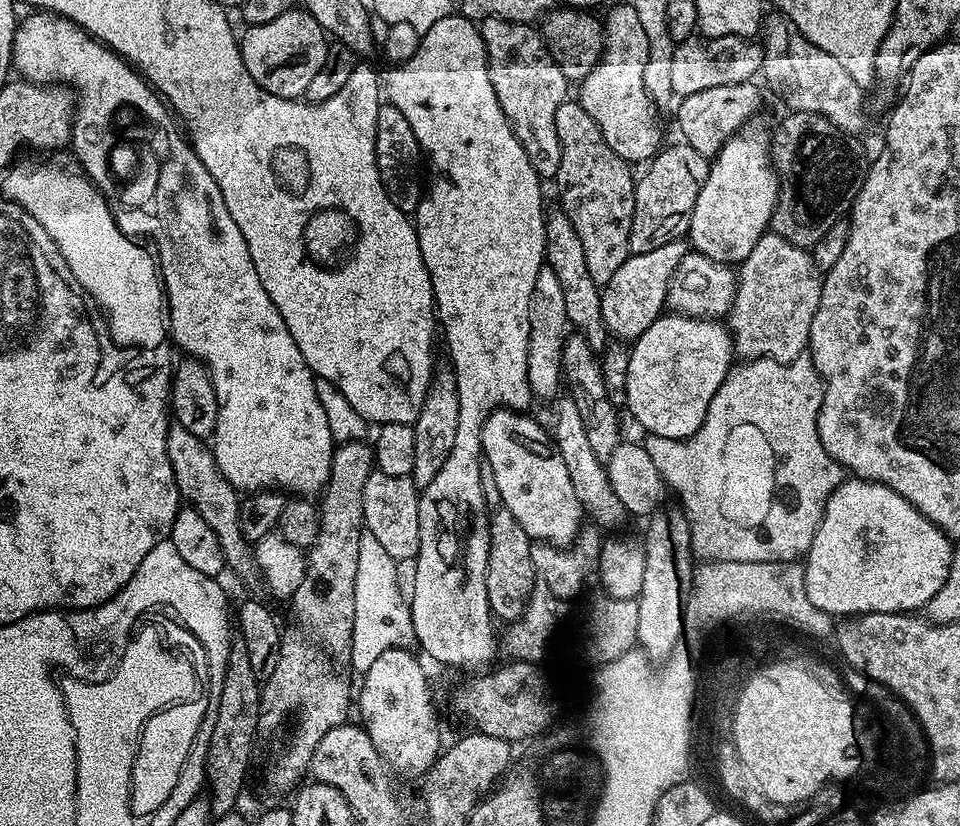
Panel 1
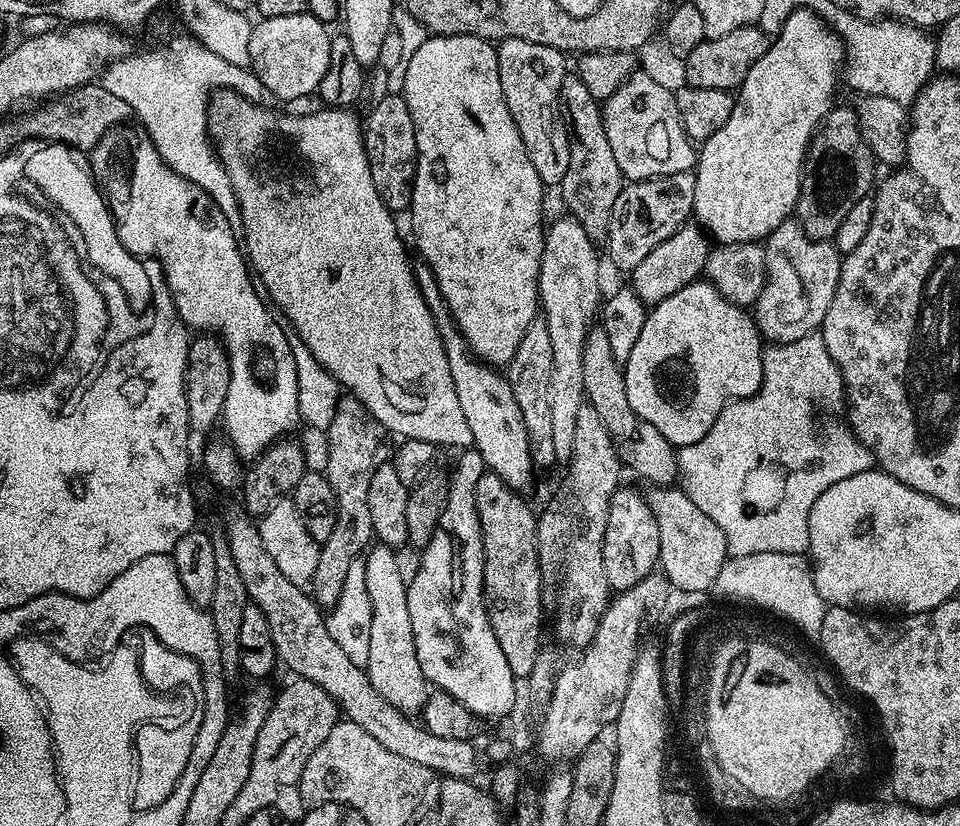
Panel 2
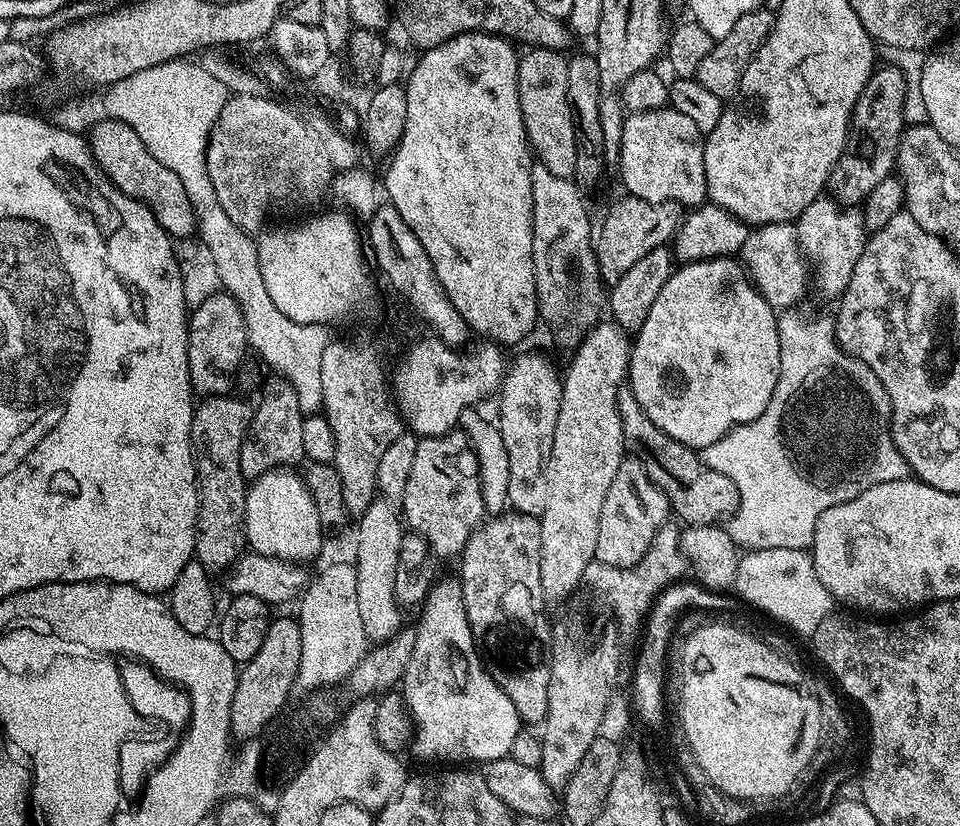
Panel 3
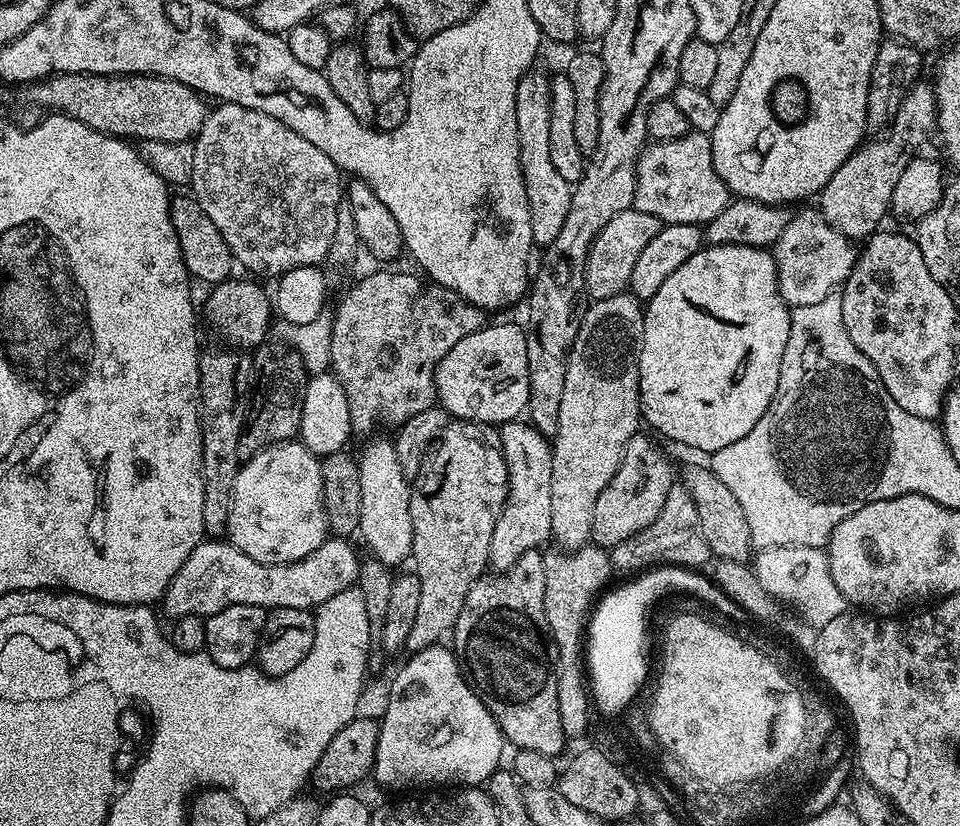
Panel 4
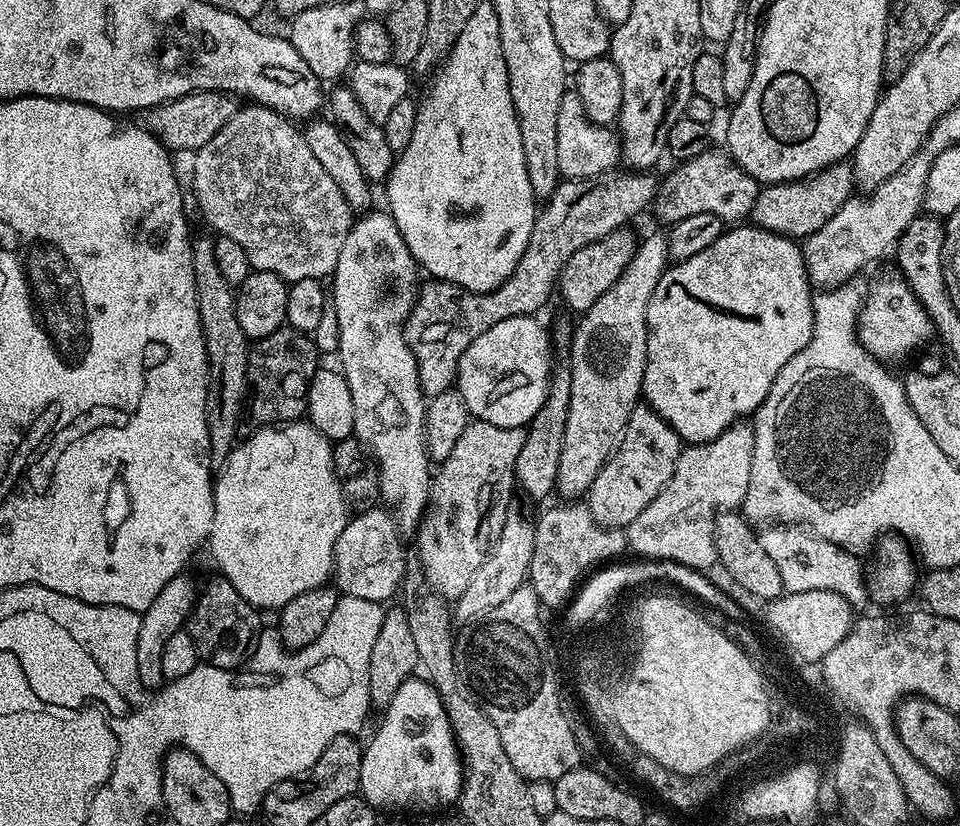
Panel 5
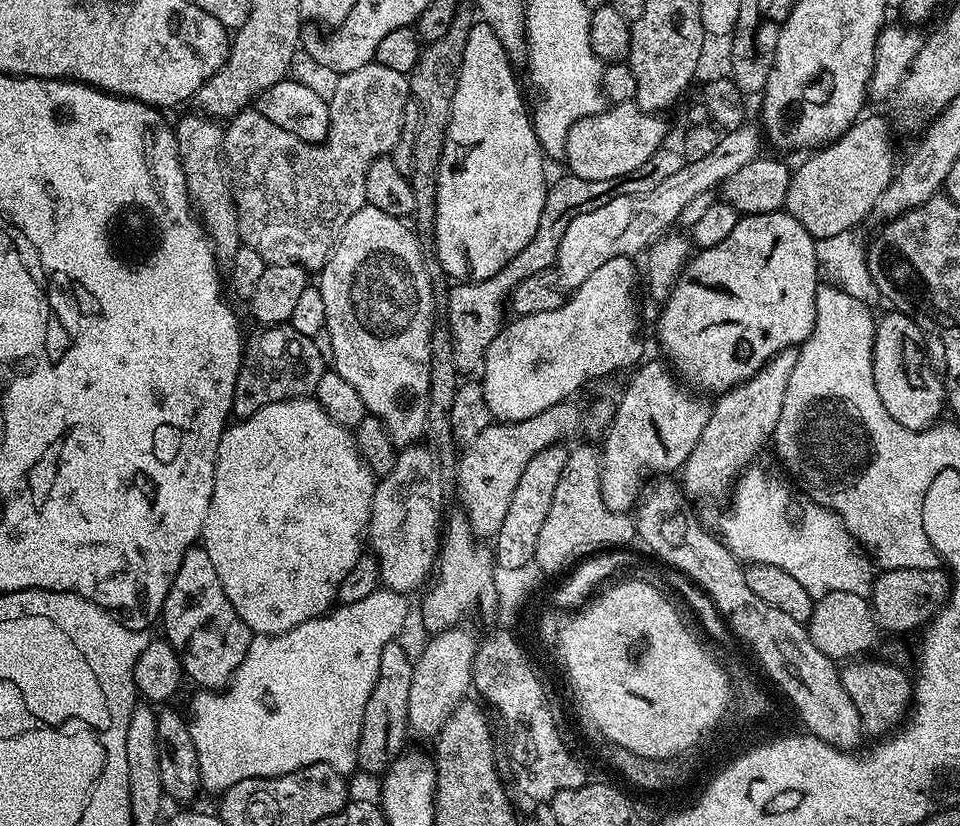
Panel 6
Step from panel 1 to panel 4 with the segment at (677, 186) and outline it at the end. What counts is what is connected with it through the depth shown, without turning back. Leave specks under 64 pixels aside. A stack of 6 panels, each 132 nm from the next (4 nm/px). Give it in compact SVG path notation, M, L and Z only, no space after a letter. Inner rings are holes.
M634 207L622 210L622 214L610 218L610 222L602 226L598 238L594 238L590 246L590 254L586 258L585 293L592 300L601 300L614 298L619 292L625 291L642 249L654 239L654 234L658 234L661 226L660 220L654 218L654 214L642 214L642 210Z

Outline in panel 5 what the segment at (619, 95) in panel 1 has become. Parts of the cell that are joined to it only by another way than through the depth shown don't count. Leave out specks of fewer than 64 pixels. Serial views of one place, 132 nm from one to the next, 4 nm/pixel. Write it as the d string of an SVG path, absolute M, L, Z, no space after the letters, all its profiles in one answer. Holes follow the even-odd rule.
M709 150L698 154L698 158L677 163L676 169L669 174L658 188L654 209L668 226L678 223L682 218L694 214L714 214L725 222L740 222L751 217L754 200L758 198L761 185L756 183L742 166L732 161L727 151ZM732 220L732 221L731 221Z

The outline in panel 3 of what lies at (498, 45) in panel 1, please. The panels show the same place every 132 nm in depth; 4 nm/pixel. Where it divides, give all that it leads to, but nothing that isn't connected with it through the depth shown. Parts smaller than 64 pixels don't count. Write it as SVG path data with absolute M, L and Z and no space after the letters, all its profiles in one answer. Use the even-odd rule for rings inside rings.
M529 47L520 57L518 66L518 102L522 106L522 122L535 159L558 174L558 178L576 176L576 139L570 102L566 94L567 59L551 48Z

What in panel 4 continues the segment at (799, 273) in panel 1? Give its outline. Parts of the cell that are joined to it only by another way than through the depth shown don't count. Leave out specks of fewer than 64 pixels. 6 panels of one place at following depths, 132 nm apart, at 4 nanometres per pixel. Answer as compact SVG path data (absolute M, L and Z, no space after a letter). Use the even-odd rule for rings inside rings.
M918 82L906 94L898 114L883 133L884 140L870 141L871 139L869 139L867 143L857 148L850 158L846 158L846 162L842 162L842 166L838 166L838 170L834 170L834 178L830 178L830 182L826 182L826 186L818 194L820 215L824 217L829 226L837 228L843 236L847 236L853 242L867 240L883 225L880 223L883 222L884 215L886 217L889 215L892 206L894 186L897 185L902 170L906 170L906 166L912 161L913 155L917 151L916 144L922 143L927 138L928 131L933 131L937 127L936 89L931 83L924 83Z

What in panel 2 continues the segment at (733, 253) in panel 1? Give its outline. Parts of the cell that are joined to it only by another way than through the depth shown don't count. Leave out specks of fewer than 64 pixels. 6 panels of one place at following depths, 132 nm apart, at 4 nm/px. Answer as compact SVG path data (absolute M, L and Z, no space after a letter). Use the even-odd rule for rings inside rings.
M796 8L784 19L784 27L775 33L766 54L750 66L750 74L746 74L735 93L736 105L730 110L730 118L726 118L726 126L714 130L714 134L699 145L694 169L694 220L717 245L763 241L795 213L804 153L812 135L834 106L836 64L843 65L845 60L844 43L835 27L819 11Z

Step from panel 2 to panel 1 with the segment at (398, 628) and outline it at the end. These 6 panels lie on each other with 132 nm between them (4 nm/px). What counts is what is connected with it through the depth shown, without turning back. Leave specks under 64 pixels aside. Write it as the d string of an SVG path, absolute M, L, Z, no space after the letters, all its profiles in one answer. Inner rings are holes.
M391 648L374 658L370 670L363 673L364 685L358 688L358 712L360 708L359 719L370 734L370 742L393 773L419 778L441 755L442 743L428 676L412 654L407 648Z

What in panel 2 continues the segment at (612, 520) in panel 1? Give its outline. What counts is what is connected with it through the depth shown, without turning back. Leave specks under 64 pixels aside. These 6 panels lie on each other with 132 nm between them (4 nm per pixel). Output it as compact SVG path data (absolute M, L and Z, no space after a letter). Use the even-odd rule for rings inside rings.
M561 214L547 225L544 249L538 278L538 301L546 331L550 334L554 366L550 370L550 419L554 438L554 454L557 461L572 459L574 429L578 423L578 410L586 403L582 382L582 346L586 346L586 334L593 327L602 304L600 296L600 260L596 257L597 245L582 230L574 217Z

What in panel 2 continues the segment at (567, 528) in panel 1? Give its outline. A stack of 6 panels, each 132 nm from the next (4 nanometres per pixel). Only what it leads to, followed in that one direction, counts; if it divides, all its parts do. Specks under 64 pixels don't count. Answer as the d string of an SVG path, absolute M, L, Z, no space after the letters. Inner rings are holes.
M423 262L417 263L414 271L418 290L442 338L442 346L446 350L446 362L450 362L450 378L454 378L454 394L458 394L458 406L462 406L466 426L470 426L472 443L477 454L484 460L487 471L498 474L498 478L502 478L502 482L506 482L512 488L524 490L532 480L534 465L526 424L522 422L522 412L518 410L518 402L514 402L514 390L507 375L480 361L470 350L466 338L458 330L442 298L442 290L438 290L438 282L428 265Z

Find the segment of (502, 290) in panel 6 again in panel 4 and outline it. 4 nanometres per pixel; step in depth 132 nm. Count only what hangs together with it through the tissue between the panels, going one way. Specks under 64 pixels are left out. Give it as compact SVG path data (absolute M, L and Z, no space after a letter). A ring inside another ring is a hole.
M372 272L369 276L362 277L341 298L340 306L336 312L334 311L334 315L332 316L332 333L330 334L330 358L332 359L332 363L330 365L330 372L331 375L336 375L333 376L335 383L340 384L342 390L346 392L346 402L350 404L352 431L357 437L374 431L379 424L399 426L406 423L414 414L422 414L422 410L430 410L437 403L436 368L442 362L442 358L446 358L446 354L450 350L454 350L454 346L458 346L458 342L462 342L462 338L466 338L466 334L476 332L479 328L485 327L485 313L481 309L474 307L470 302L463 300L454 289L447 288L441 284L425 283L419 275L416 276L411 276L408 272Z

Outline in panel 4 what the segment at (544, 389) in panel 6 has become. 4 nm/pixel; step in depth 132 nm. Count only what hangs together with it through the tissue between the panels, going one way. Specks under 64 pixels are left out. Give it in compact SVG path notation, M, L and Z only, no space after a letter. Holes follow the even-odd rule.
M491 324L466 334L466 338L462 338L462 342L458 342L446 358L442 358L436 368L436 398L439 407L449 417L474 420L485 426L499 426L519 421L525 415L530 398L530 366L526 358L525 329L516 324Z

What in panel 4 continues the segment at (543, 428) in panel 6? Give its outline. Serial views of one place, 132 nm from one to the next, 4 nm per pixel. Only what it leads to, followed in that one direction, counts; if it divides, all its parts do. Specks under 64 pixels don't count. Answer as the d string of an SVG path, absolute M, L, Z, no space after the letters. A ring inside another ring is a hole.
M453 419L440 433L433 449L428 453L420 471L415 473L410 484L410 522L414 526L414 542L412 543L411 563L416 563L414 574L422 582L422 599L418 602L418 614L414 617L414 627L410 629L410 638L406 638L404 648L409 653L420 652L423 648L431 648L439 645L440 640L451 633L453 626L458 622L458 614L462 614L462 606L466 602L466 594L475 580L481 579L489 567L488 555L490 554L490 538L494 538L494 526L498 522L500 512L504 509L504 503L508 497L508 471L506 470L506 458L504 451L500 449L500 434L495 427L477 424L474 420Z

